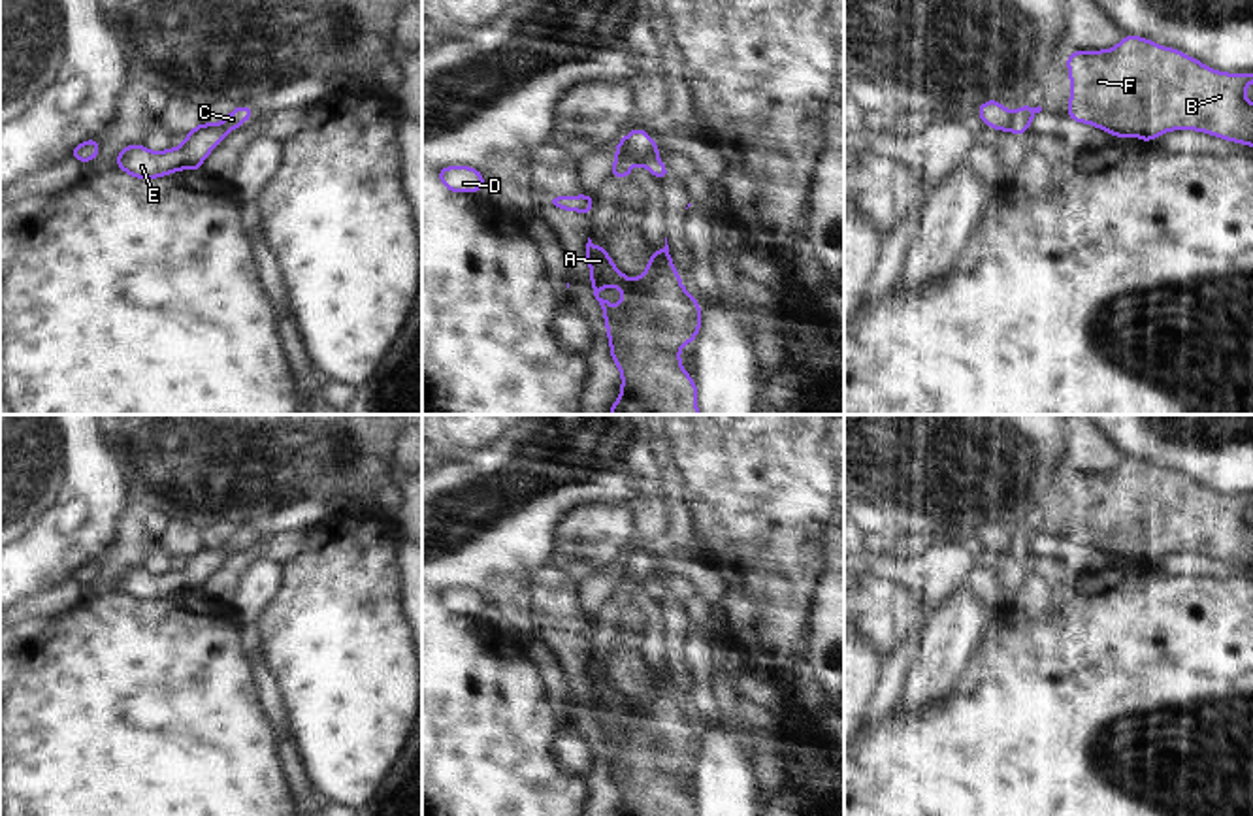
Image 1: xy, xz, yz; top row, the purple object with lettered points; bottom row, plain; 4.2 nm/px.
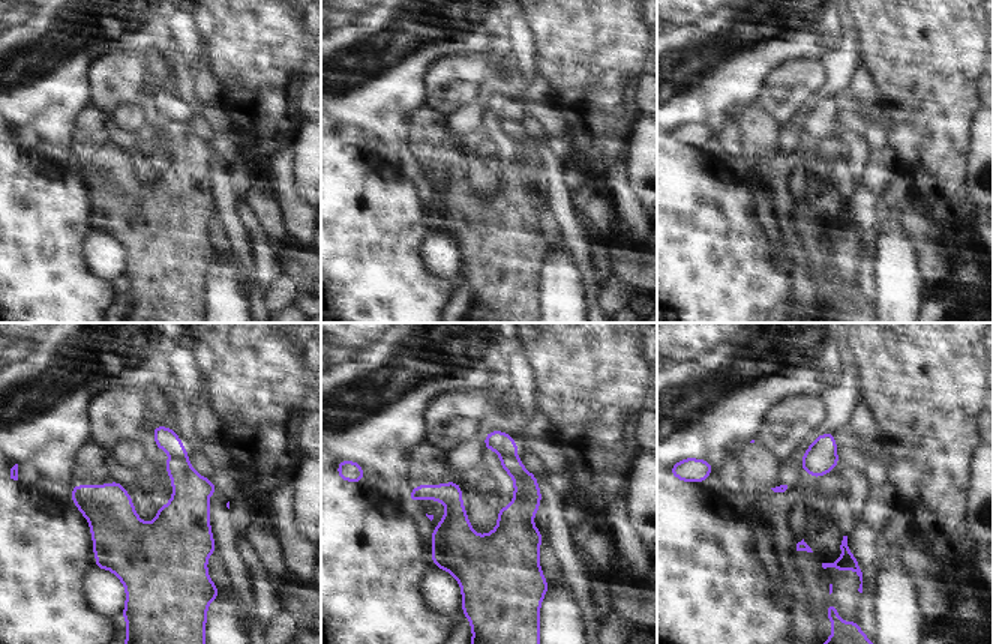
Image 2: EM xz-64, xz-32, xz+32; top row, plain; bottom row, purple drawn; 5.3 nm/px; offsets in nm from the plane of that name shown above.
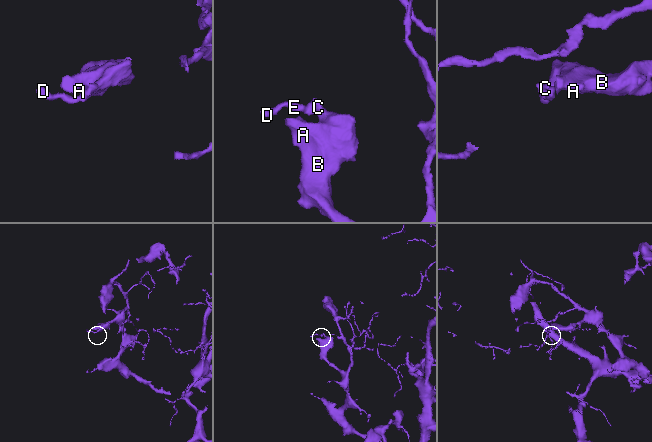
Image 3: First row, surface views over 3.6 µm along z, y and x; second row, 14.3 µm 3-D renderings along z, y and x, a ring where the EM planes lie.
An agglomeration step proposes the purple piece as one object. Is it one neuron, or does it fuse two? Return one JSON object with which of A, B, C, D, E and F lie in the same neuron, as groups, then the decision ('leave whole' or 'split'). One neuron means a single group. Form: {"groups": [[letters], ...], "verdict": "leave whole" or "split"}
{"groups": [["A", "B", "F"], ["C", "D", "E"]], "verdict": "split"}

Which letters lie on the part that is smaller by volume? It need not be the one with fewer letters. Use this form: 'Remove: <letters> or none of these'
Remove: C, D, E

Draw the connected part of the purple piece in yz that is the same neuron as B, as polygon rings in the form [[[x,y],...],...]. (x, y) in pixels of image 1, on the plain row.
[[[1125,458],[1108,473],[1066,477],[1070,526],[1066,539],[1104,554],[1151,563],[1166,552],[1200,552],[1229,563],[1253,567],[1253,526],[1244,513],[1253,496],[1223,496],[1181,473],[1161,469],[1140,458]]]

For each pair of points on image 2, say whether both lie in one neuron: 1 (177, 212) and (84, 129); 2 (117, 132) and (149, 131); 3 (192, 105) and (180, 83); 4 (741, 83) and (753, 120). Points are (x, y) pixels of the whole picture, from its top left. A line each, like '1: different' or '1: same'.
1: same
2: different
3: same
4: different

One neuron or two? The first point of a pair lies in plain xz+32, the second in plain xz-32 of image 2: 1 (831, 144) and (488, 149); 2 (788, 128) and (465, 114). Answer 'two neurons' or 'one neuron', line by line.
1: one neuron
2: one neuron

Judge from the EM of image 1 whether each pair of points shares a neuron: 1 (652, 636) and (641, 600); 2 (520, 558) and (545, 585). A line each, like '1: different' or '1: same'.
1: same
2: different

